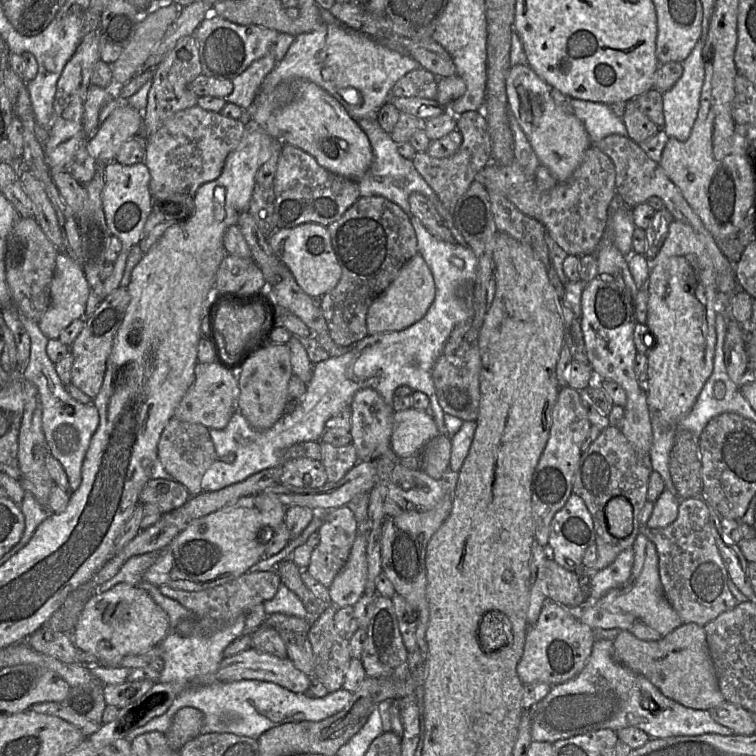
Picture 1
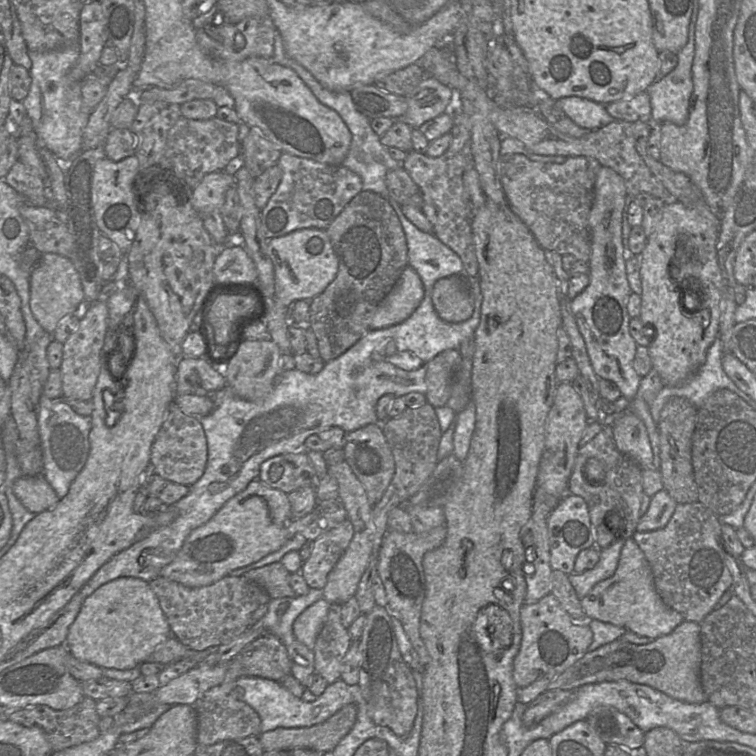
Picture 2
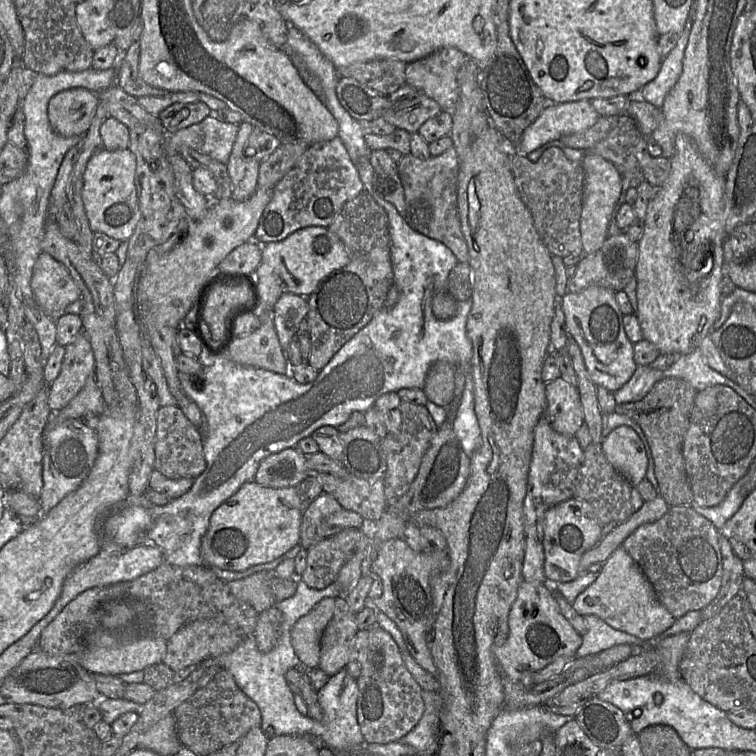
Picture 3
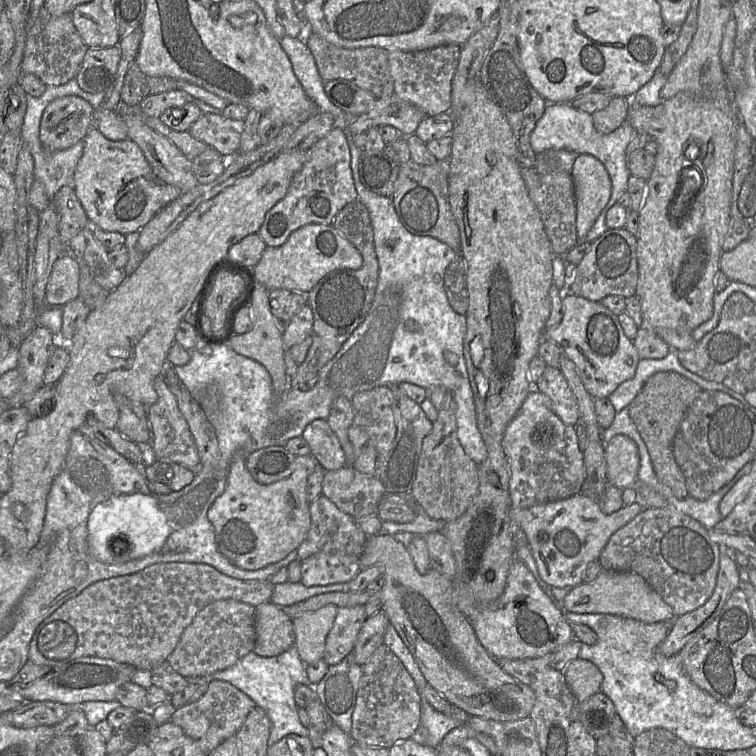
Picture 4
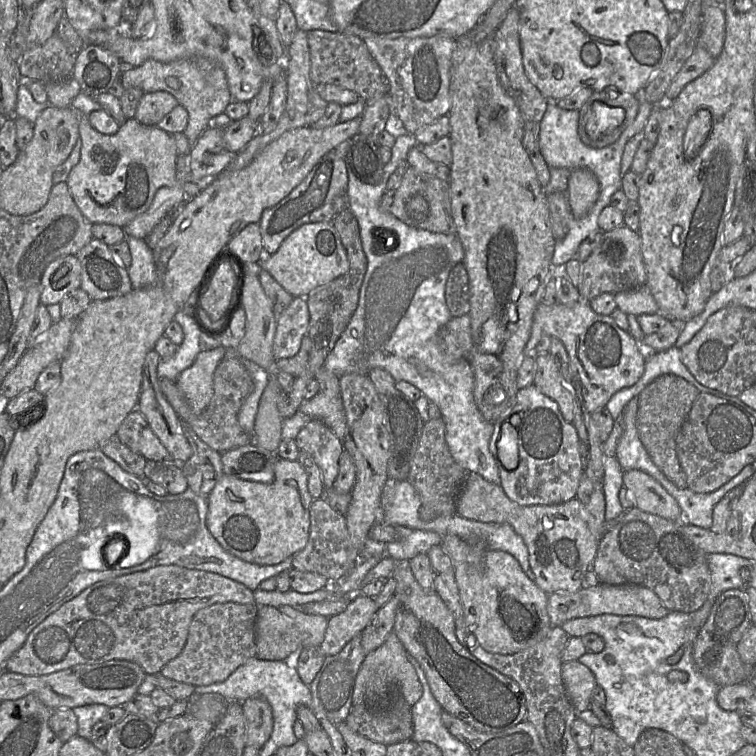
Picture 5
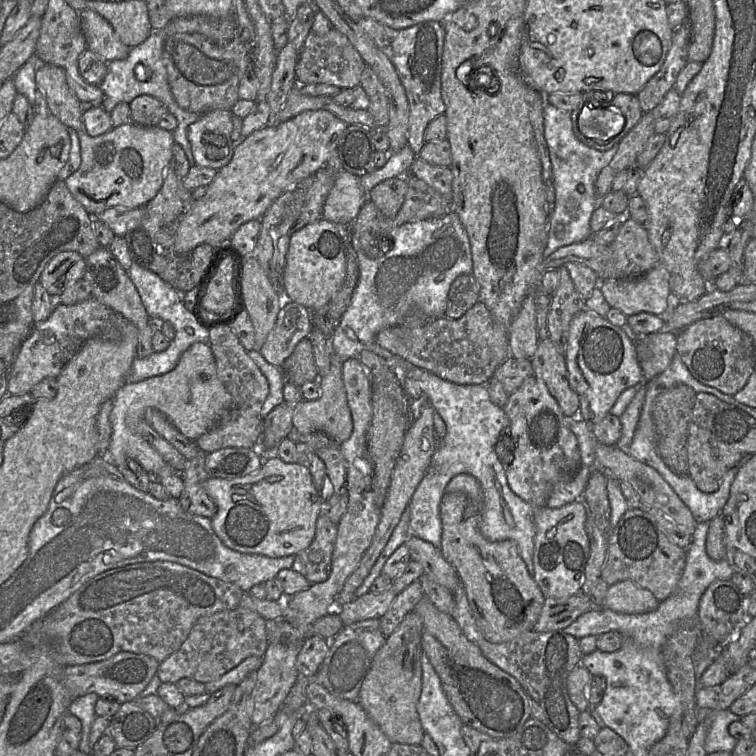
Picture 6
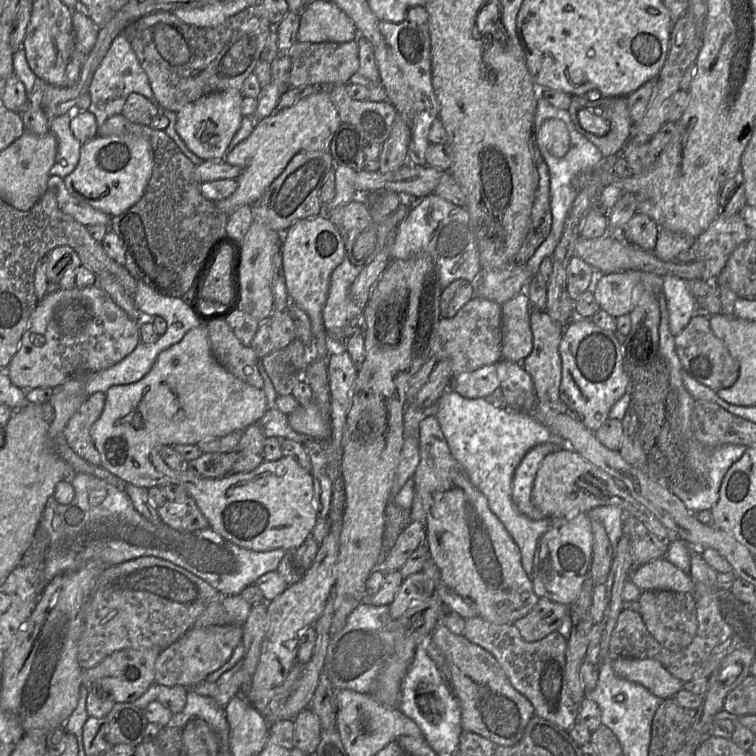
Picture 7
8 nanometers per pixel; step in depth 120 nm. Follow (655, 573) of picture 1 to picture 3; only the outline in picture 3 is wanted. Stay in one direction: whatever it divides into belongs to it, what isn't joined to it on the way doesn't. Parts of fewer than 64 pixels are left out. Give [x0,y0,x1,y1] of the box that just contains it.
[572,546,676,641]

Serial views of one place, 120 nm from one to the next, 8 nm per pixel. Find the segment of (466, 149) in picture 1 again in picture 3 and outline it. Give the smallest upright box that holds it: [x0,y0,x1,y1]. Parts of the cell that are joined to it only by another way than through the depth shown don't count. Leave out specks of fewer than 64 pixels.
[397,146,469,263]

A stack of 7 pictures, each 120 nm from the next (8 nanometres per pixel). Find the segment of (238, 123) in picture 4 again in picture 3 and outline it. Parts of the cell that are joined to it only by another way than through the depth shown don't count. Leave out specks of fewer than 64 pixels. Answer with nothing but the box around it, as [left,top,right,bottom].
[165,113,239,165]

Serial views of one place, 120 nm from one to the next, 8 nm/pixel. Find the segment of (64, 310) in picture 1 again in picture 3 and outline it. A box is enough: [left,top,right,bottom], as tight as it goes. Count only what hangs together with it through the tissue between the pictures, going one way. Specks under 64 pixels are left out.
[31,252,80,321]

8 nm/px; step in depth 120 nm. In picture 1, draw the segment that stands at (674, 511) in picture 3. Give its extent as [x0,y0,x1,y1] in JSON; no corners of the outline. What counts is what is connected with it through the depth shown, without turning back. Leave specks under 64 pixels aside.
[639,497,739,626]

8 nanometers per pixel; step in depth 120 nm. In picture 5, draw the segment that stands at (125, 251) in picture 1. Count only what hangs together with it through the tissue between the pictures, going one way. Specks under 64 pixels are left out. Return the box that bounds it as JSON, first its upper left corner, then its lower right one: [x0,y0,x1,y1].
[66,111,206,228]

